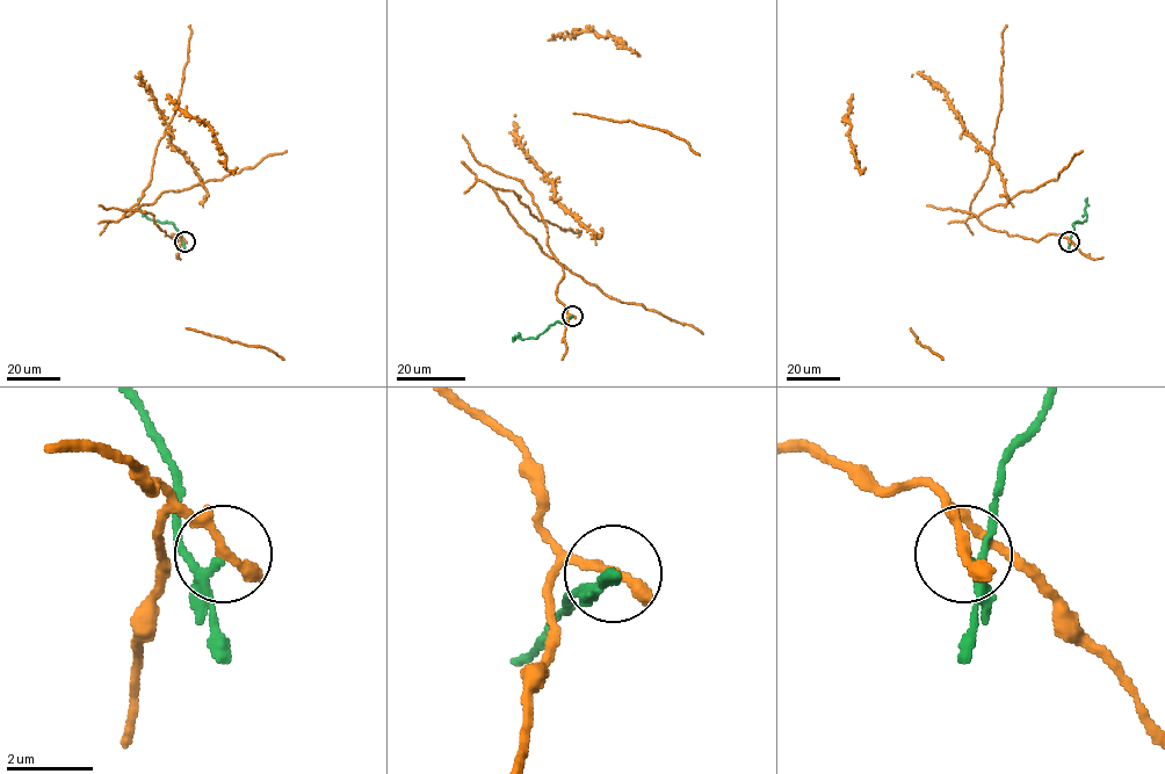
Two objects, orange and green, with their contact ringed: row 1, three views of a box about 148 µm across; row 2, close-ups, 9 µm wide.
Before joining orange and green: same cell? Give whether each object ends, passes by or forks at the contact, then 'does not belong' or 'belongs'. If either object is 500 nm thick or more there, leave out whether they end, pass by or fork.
orange ends | green passes by | does not belong

